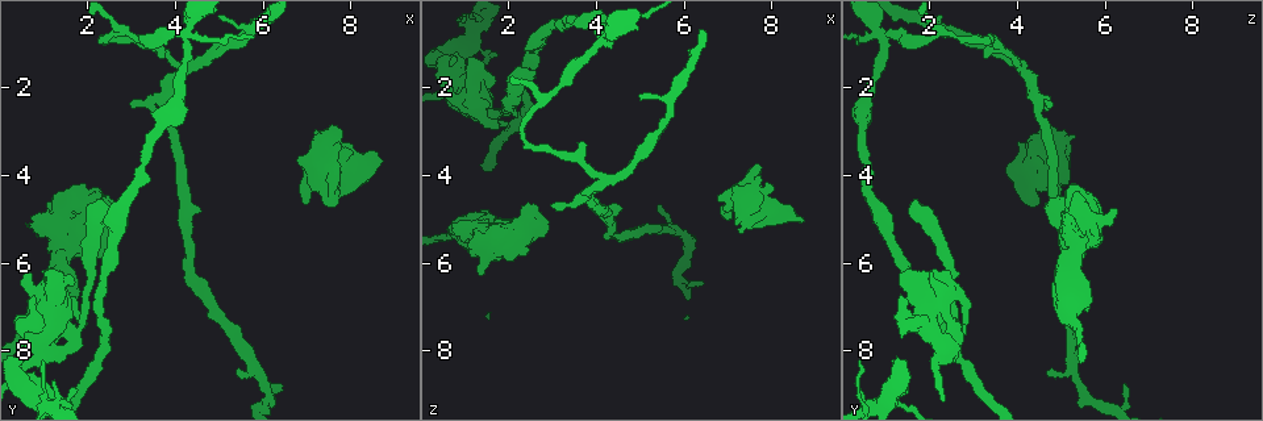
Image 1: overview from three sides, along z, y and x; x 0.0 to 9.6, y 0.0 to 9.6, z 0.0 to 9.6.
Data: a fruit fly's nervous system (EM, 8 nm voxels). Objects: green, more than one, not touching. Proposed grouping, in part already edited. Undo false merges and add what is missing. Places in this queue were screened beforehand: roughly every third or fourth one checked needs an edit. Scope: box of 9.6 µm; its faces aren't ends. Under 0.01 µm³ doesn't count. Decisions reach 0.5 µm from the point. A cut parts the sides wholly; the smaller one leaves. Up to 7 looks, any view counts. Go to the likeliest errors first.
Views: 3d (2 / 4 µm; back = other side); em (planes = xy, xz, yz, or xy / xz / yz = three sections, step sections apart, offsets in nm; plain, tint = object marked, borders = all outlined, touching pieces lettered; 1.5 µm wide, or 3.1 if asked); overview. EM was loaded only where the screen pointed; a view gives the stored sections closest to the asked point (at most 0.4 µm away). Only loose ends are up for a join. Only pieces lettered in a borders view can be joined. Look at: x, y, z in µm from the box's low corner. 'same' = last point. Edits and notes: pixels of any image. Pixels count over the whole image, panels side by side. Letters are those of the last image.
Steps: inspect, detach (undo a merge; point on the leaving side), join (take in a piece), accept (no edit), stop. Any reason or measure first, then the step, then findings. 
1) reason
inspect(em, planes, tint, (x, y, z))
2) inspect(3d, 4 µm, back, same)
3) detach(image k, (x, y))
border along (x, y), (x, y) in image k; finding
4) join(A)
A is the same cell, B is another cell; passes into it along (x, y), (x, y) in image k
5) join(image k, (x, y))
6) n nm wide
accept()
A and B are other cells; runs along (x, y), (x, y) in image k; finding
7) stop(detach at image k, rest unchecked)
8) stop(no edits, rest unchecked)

thick turns thin
inspect(3d, 2 µm, back, (1.00, 8.00, 2.25))

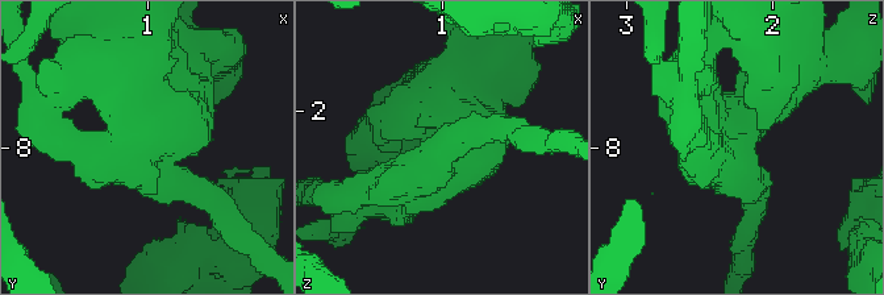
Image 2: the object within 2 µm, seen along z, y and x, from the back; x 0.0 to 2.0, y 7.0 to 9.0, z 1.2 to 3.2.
inspect(em, planes, tint, (0.94, 8.00, 2.28))

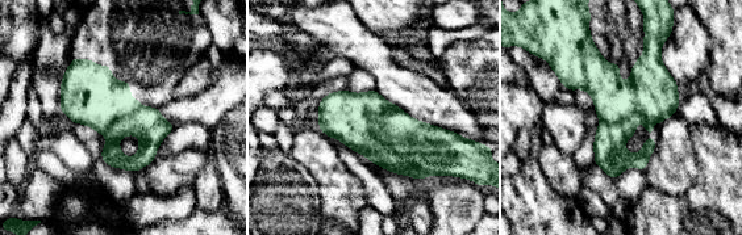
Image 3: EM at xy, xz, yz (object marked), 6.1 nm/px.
what lies round it
inspect(em, planes, borders, same)

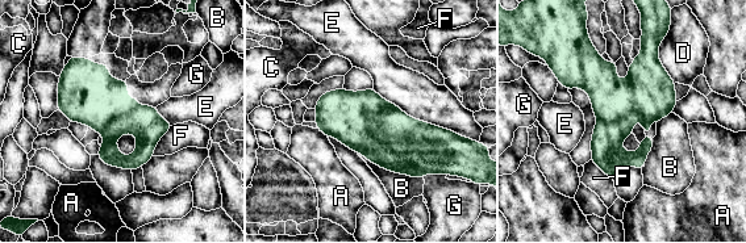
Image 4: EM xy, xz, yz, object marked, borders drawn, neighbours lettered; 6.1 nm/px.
detach(image 4, (425, 146))
A, B, C, D, E, F and G are other cells; border along (386, 101), (379, 135), (422, 175) in image 4; two neurons meet here

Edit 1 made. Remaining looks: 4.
inspect(overview)

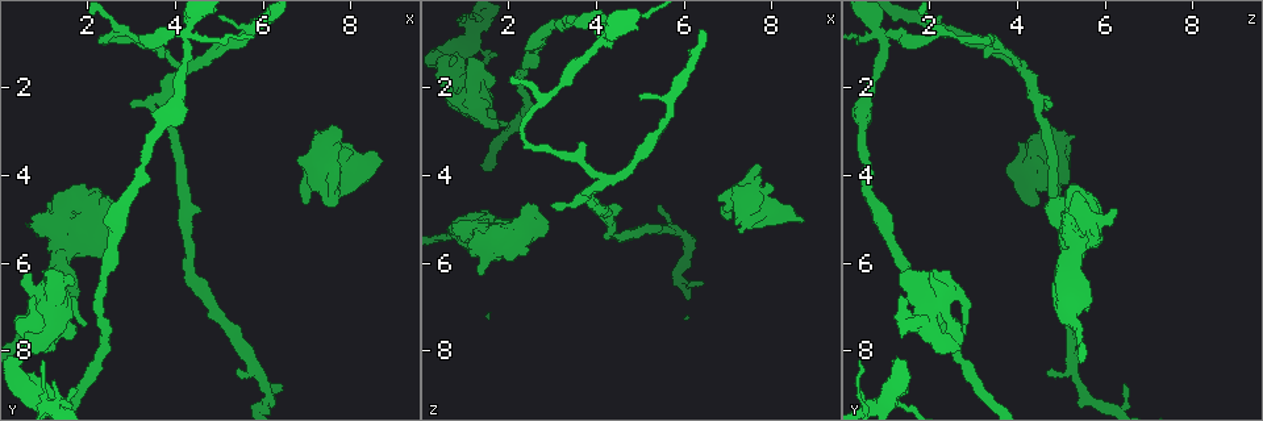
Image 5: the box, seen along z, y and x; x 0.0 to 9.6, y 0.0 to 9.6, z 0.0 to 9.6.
thick end
inspect(3d, 4 µm, (8.65, 3.65, 5.10))

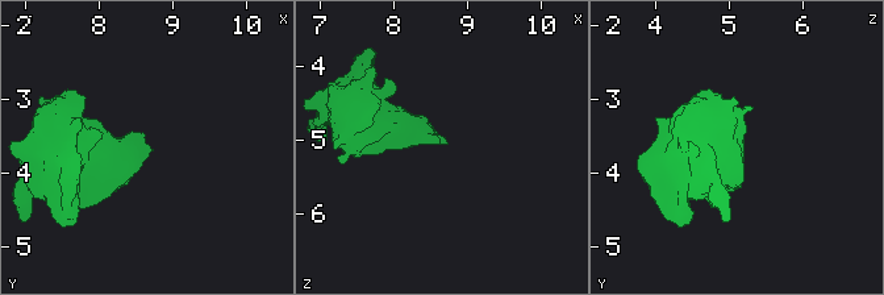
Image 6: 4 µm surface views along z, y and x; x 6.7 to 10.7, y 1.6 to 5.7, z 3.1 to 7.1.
inspect(em, xz, step 4, borders, (8.75, 3.65, 5.05))

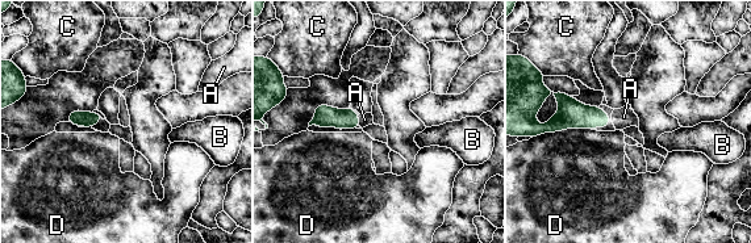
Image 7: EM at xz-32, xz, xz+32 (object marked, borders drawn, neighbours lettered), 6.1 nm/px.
cut it another way
inspect(em, planes, borders, same)

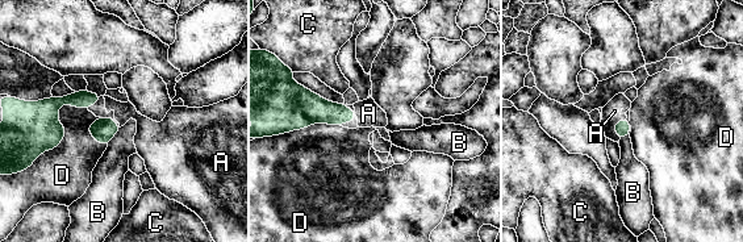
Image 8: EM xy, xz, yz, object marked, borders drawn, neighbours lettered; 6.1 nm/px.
join(A)
A is the same cell, B, C and D are other cells; passes into it along (621, 128), (614, 126), (614, 111) in image 8; it goes on there

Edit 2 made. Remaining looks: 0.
stop(detach at image 4, join at image 8, rest unchecked)

